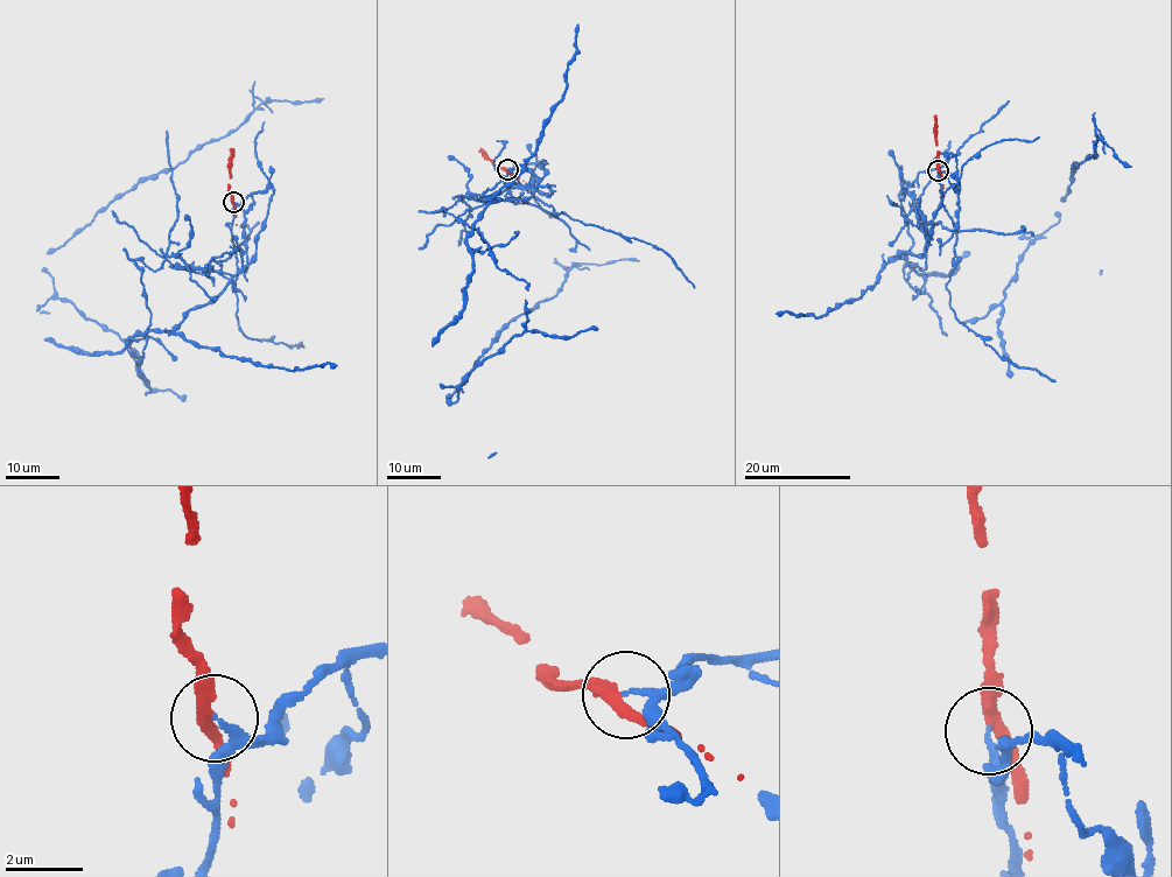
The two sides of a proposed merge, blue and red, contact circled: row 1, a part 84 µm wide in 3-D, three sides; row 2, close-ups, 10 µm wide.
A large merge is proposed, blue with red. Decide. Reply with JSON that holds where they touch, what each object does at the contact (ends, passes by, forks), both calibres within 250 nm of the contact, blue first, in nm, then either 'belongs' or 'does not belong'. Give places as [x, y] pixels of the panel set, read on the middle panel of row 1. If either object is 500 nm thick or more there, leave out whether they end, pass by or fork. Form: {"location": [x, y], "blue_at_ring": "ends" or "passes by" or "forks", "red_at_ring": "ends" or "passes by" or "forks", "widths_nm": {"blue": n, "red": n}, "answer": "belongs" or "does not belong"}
{"location": [507, 169], "blue_at_ring": "passes by", "red_at_ring": "passes by", "widths_nm": {"blue": 130, "red": 320}, "answer": "does not belong"}

